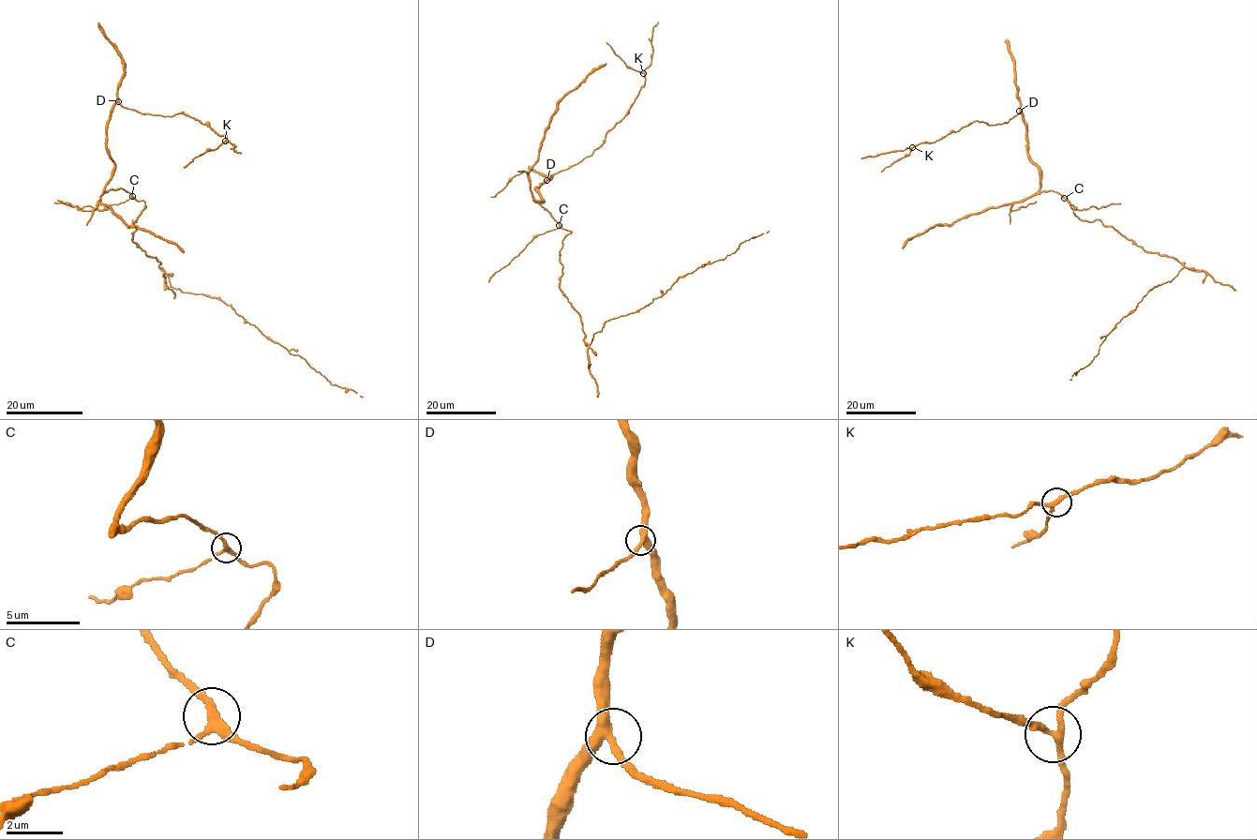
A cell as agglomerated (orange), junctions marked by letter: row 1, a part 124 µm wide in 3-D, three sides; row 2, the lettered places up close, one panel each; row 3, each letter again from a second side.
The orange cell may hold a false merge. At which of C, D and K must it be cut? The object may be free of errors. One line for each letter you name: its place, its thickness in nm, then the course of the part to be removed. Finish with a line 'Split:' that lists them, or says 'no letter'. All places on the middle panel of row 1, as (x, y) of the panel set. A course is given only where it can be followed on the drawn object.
Split: no letter

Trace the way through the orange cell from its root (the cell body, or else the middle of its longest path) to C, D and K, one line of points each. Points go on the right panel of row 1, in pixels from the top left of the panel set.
C: (1080, 219), (1064, 198)
D: (1080, 219), (1069, 202), (1059, 193), (1052, 190), (1039, 191), (1040, 167), (1028, 155), (1027, 128), (1019, 111)
K: (1080, 219), (1059, 193), (1039, 191), (1040, 167), (1028, 155), (1019, 112), (1007, 122), (973, 121), (912, 147)

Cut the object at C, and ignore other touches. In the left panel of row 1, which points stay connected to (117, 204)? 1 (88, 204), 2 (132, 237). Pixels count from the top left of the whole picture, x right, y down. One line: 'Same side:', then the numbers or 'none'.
Same side: 1, 2

